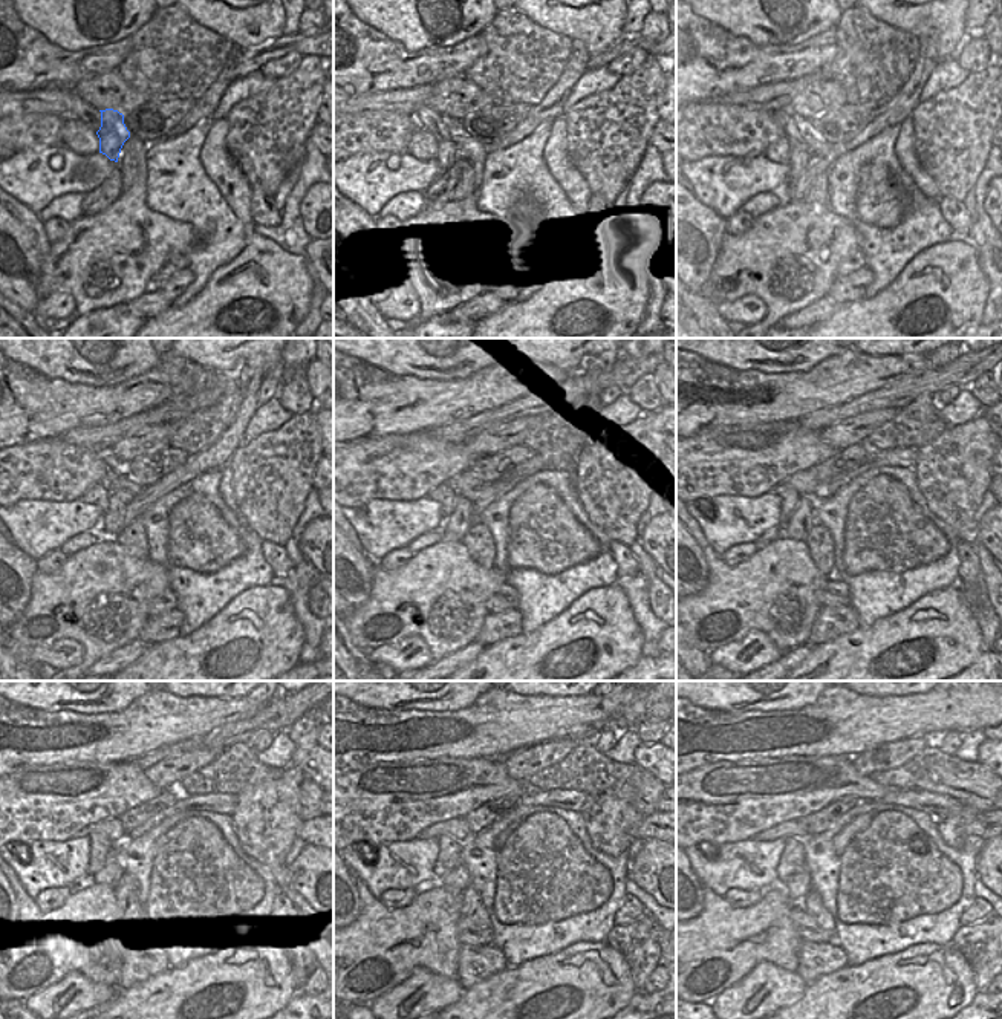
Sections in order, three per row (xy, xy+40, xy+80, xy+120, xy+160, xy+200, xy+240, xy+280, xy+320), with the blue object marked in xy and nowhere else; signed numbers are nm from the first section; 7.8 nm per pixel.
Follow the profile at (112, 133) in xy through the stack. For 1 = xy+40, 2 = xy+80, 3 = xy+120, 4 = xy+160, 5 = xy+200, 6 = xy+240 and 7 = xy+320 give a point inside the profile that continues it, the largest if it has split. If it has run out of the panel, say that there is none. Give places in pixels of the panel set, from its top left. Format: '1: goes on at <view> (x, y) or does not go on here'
1: goes on at xy+40 (447, 153)
2: goes on at xy+80 (799, 158)
3: goes on at xy+120 (112, 524)
4: goes on at xy+160 (456, 525)
5: goes on at xy+200 (797, 528)
6: goes on at xy+240 (112, 872)
7: goes on at xy+320 (797, 886)

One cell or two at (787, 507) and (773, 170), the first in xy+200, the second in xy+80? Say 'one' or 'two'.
two

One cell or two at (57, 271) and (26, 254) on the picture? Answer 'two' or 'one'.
two

